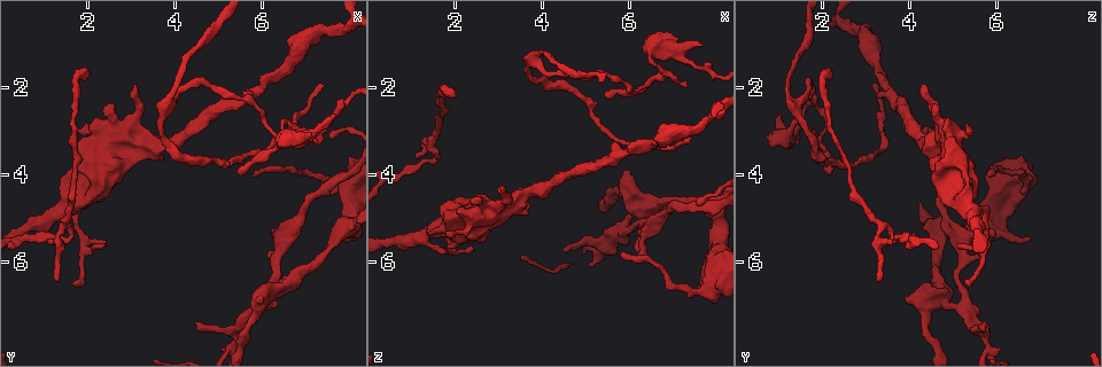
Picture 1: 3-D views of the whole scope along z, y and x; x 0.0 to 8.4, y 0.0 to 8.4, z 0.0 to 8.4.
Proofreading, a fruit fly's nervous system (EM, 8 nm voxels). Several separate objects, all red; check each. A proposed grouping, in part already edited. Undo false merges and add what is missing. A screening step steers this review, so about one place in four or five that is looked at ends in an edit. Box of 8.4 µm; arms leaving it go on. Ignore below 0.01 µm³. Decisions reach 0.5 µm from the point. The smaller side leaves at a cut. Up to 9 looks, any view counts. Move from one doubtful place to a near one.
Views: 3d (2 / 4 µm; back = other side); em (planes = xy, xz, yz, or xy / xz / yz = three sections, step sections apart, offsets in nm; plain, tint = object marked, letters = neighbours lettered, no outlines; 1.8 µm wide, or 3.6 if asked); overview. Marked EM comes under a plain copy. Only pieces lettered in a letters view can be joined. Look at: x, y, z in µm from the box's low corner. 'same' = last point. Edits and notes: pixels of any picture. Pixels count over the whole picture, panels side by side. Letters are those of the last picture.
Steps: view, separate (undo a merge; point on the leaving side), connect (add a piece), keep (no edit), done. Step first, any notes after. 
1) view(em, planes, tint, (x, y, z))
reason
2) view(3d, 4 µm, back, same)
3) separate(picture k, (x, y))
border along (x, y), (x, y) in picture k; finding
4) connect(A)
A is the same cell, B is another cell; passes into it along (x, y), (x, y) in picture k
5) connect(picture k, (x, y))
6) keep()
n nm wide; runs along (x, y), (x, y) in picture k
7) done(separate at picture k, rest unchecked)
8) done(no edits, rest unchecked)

view(3d, 4 µm, (1.35, 5.60, 3.30))
a narrow waist

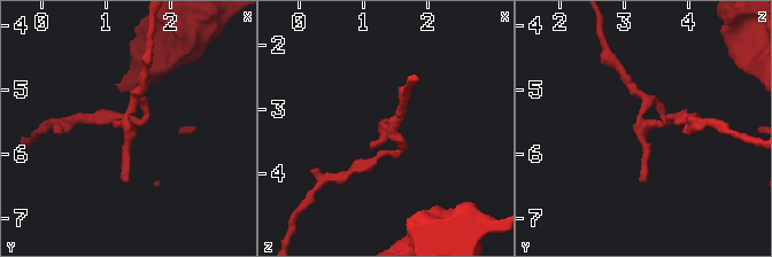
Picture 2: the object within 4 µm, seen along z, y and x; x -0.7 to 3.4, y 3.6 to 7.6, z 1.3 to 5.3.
view(em, planes, letters, (1.35, 5.55, 3.35))

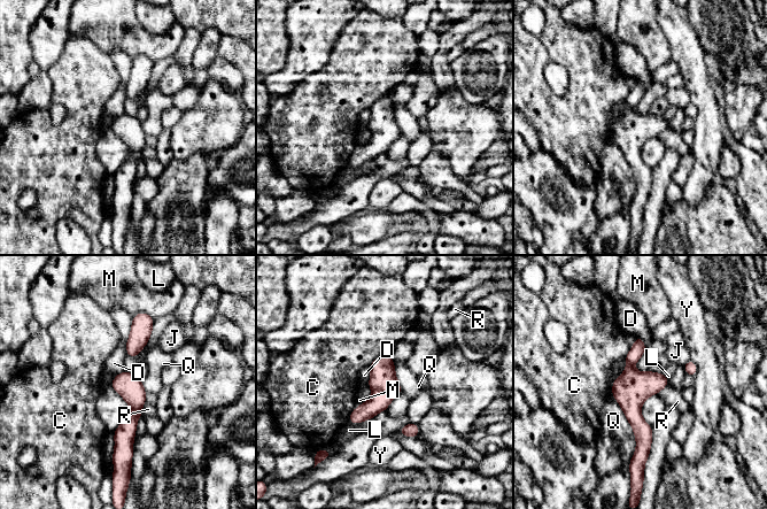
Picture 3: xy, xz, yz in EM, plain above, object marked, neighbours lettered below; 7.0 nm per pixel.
keep()
C, D, J, L, M, Q, R and Y are other cells; border along (611, 394), (635, 438), (629, 463) in picture 3; all the same neuron

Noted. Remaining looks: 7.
view(3d, 2 µm, (3.95, 2.40, 1.40))

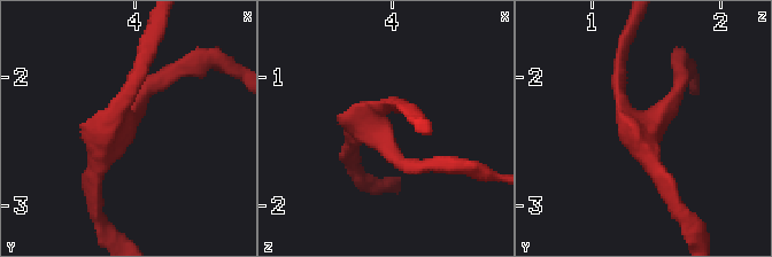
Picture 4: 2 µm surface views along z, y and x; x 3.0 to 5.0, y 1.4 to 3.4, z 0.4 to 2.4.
view(em, yz, step 8, letters, (3.92, 2.36, 1.46))
3 arms

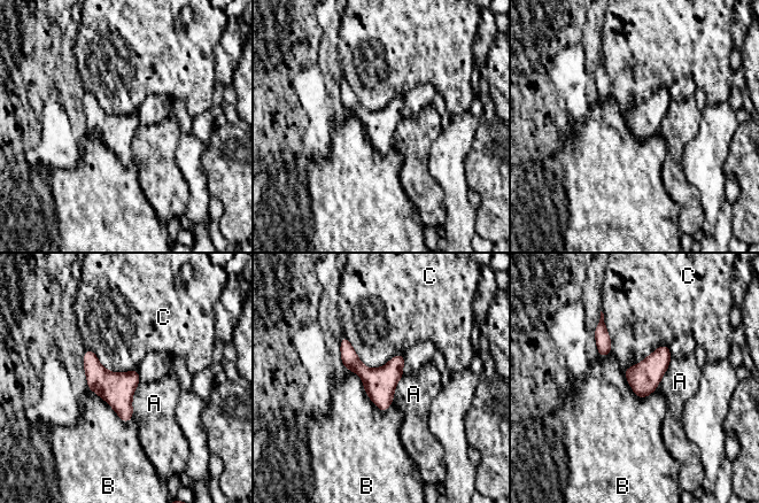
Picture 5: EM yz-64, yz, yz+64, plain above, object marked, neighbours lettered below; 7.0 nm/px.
keep()
A, B and C are other cells; border along (350, 343), (369, 368), (403, 351) in picture 5; all the same neuron

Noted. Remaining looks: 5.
view(3d, 4 µm, back, (6.20, 6.75, 4.75))
four arms meet

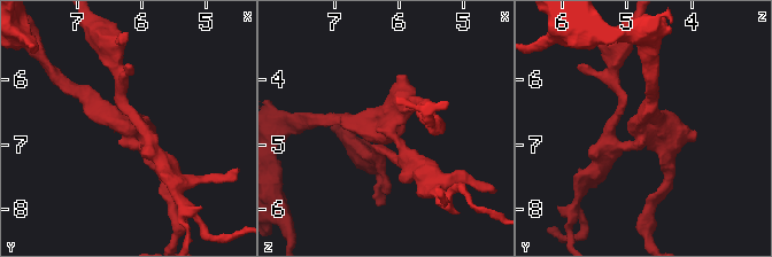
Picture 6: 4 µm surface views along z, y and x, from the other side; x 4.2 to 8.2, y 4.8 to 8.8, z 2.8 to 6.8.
view(em, planes, letters, (6.20, 6.80, 4.85))
4 arms; need the tissue

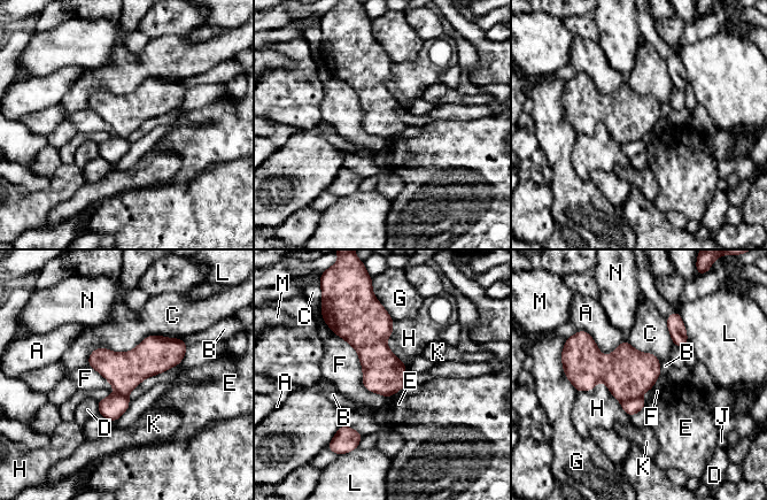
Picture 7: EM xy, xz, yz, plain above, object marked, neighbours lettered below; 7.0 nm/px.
separate(picture 7, (627, 372))
A, B, C, D, E, F, G, H, J, K, L, M and N are other cells; border along (640, 395), (621, 402) in picture 7; two neurons meet here

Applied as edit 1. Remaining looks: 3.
view(overview)
see it whole again

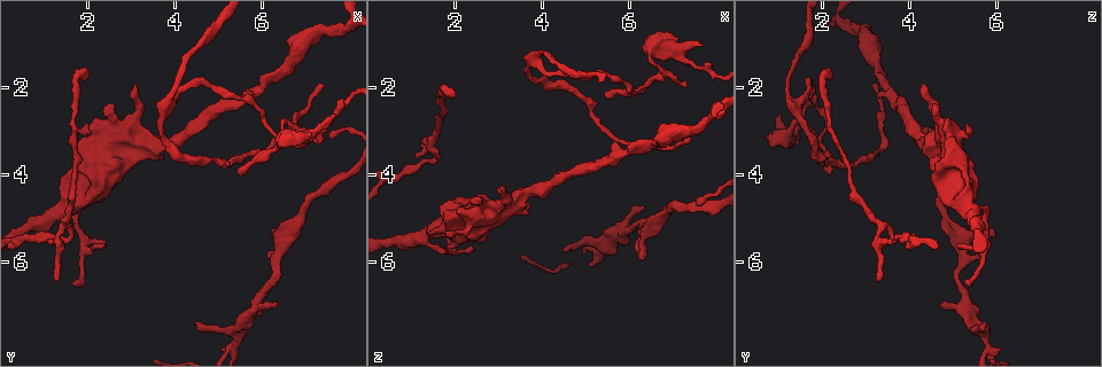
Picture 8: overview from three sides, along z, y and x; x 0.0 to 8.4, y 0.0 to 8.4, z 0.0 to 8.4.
view(em, planes, tint, (4.60, 7.40, 5.70))
free end

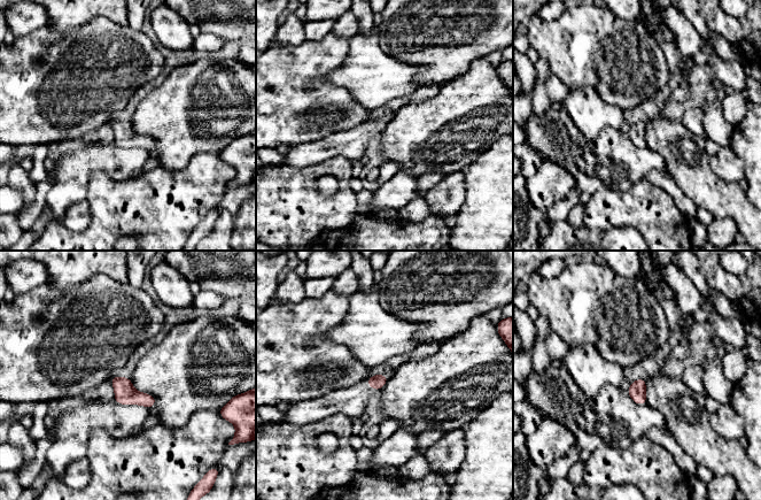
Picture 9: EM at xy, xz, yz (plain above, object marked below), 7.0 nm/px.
view(em, planes, letters, same)

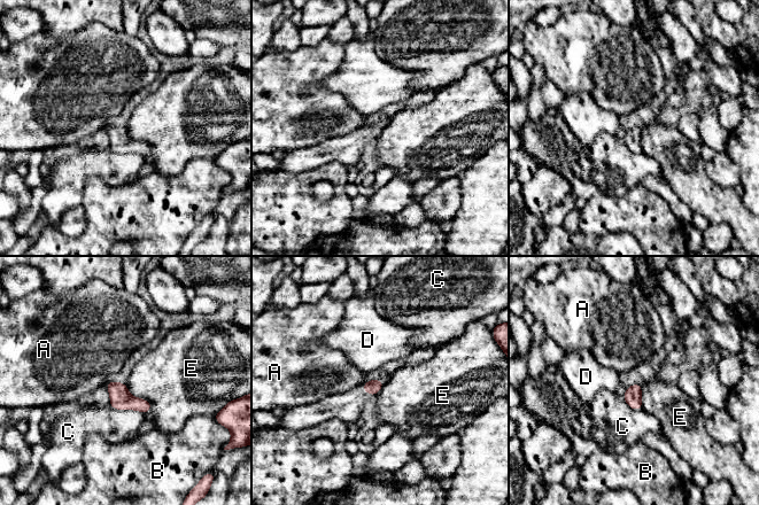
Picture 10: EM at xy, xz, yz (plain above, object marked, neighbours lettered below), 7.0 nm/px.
keep()
E touches over 280 nm; A, B, C, D and E are other cells; border along (124, 383), (150, 403), (147, 413) in picture 10; no lettered piece goes on from it

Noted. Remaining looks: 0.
done(separate at picture 7, rest unchecked)

